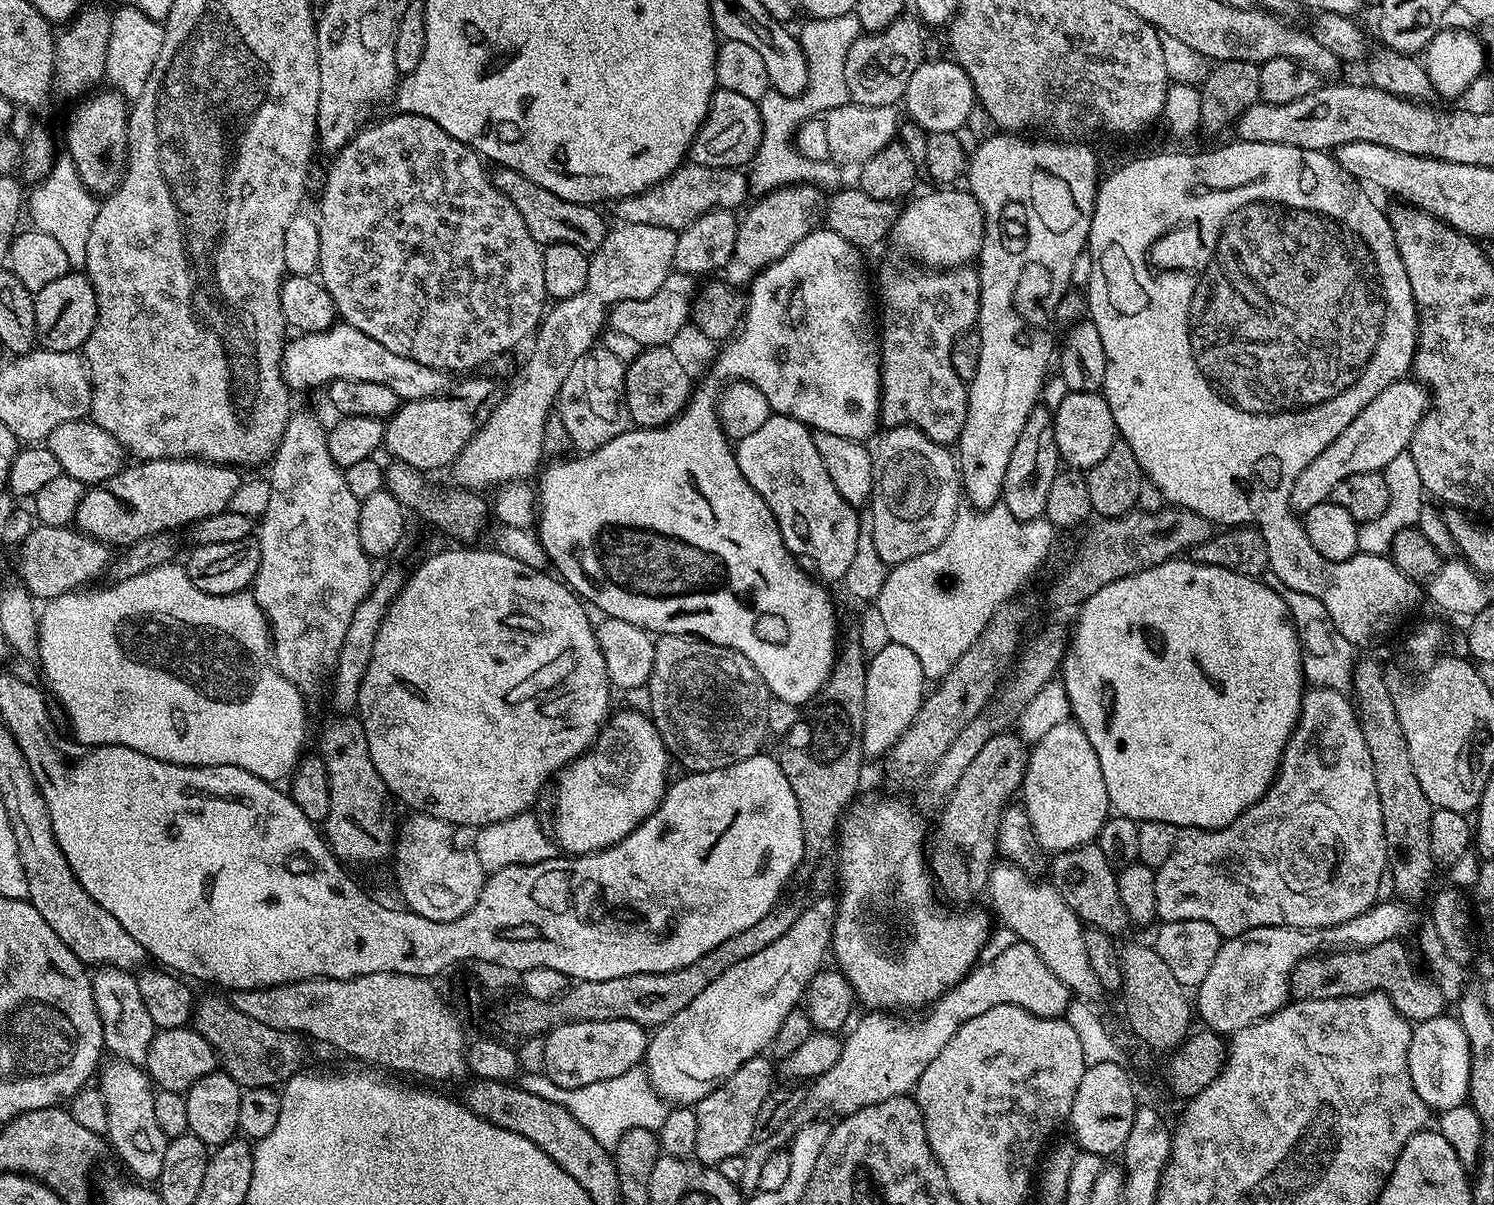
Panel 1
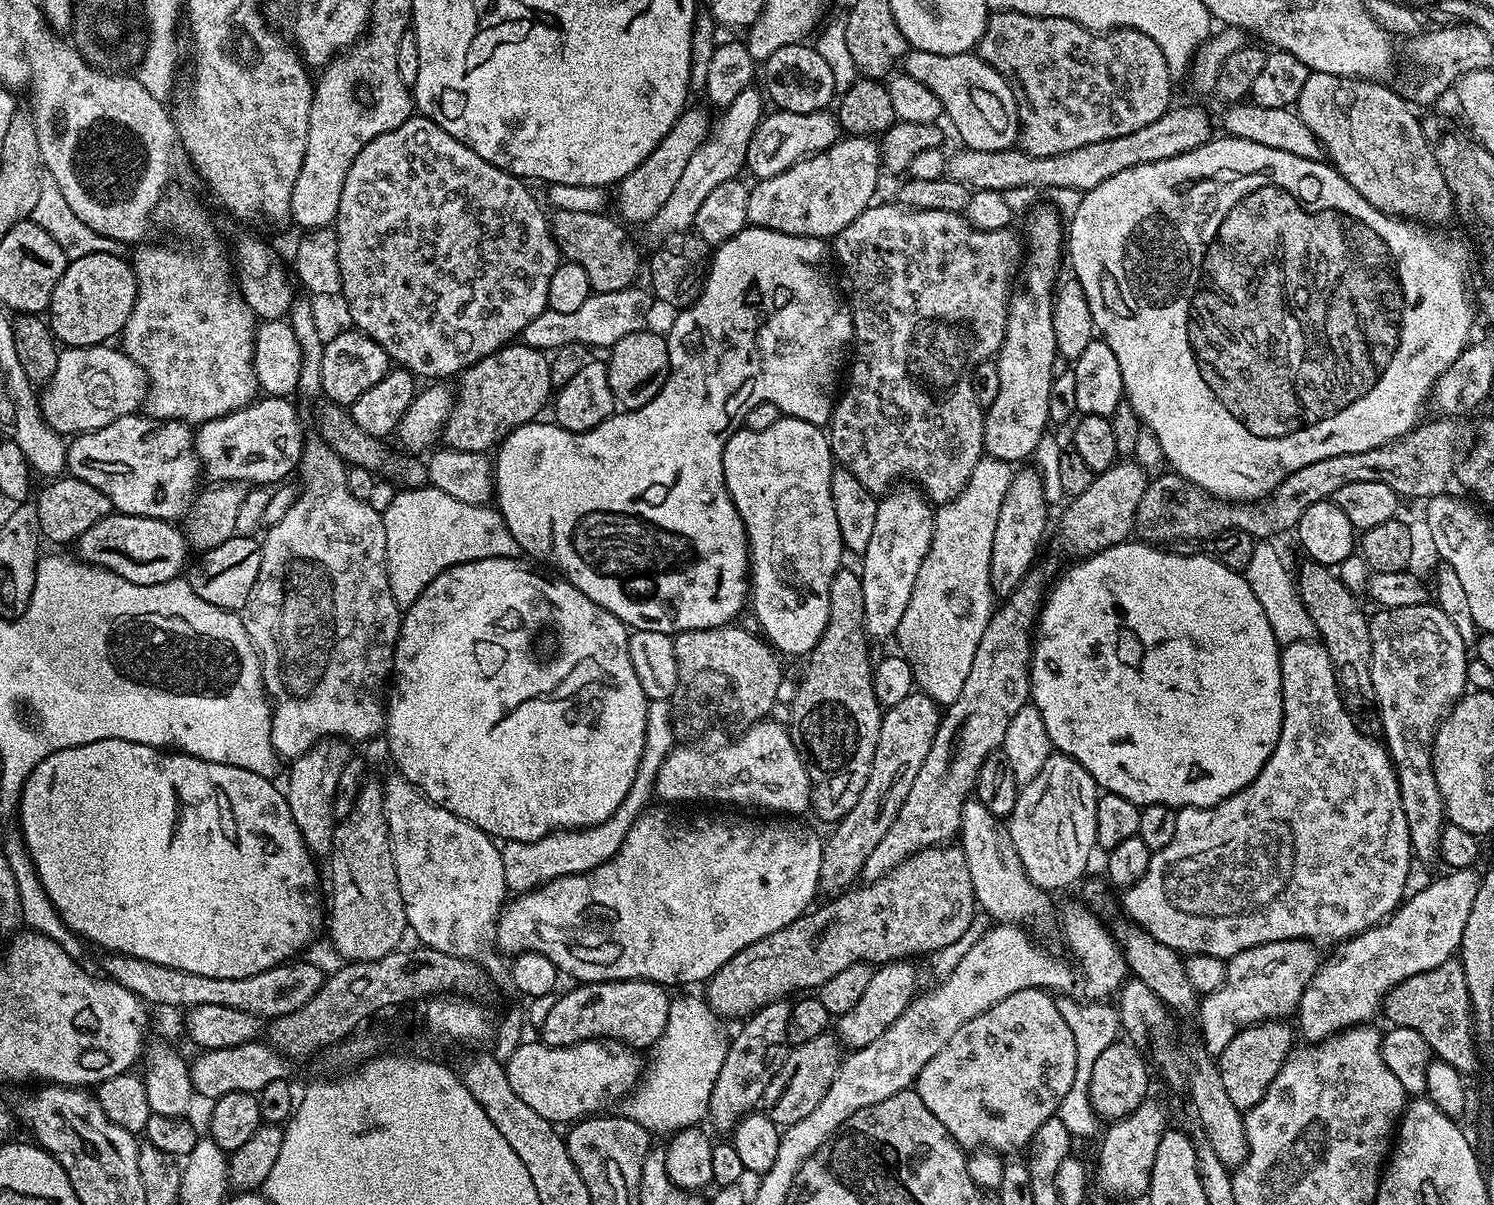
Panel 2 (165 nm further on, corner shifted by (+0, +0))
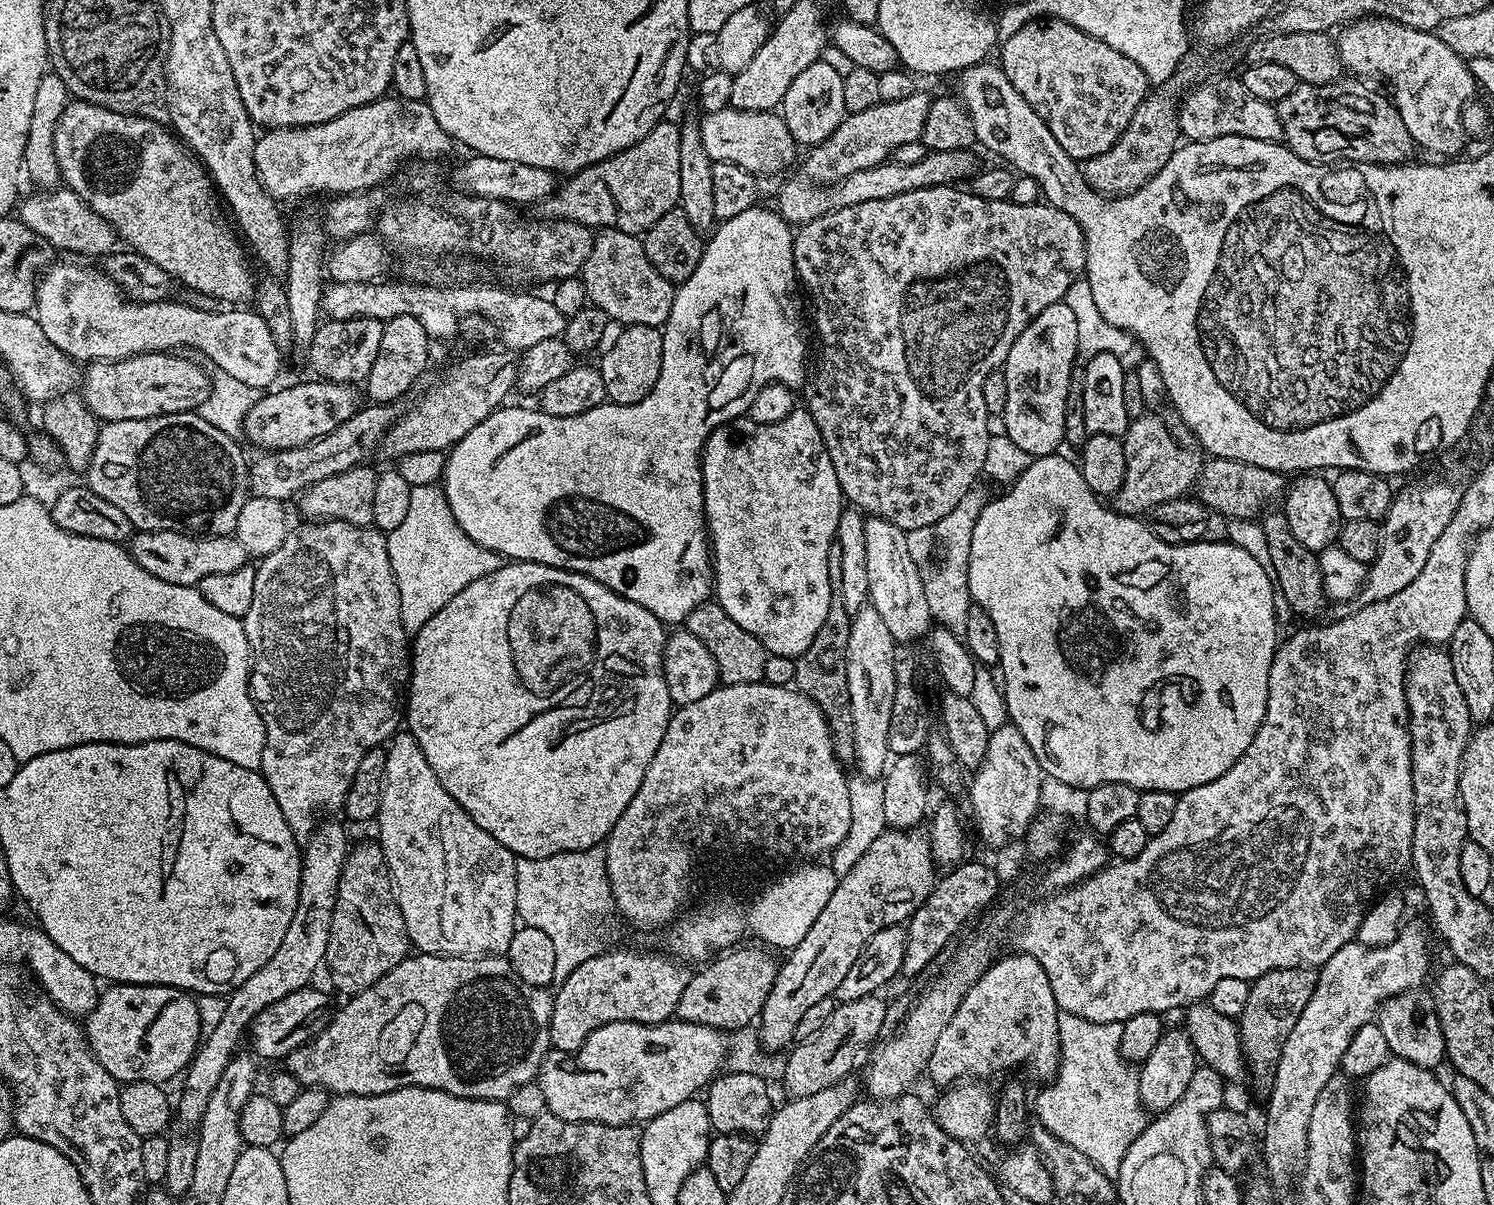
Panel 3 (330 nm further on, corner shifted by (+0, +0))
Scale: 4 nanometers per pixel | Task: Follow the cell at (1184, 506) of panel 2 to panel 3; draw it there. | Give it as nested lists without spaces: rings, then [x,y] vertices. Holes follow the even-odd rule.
[[[1208,458],[1194,485],[1195,499],[1208,508],[1233,520],[1256,520],[1261,514],[1279,505],[1286,495],[1286,476],[1262,466],[1243,464],[1237,460]]]

